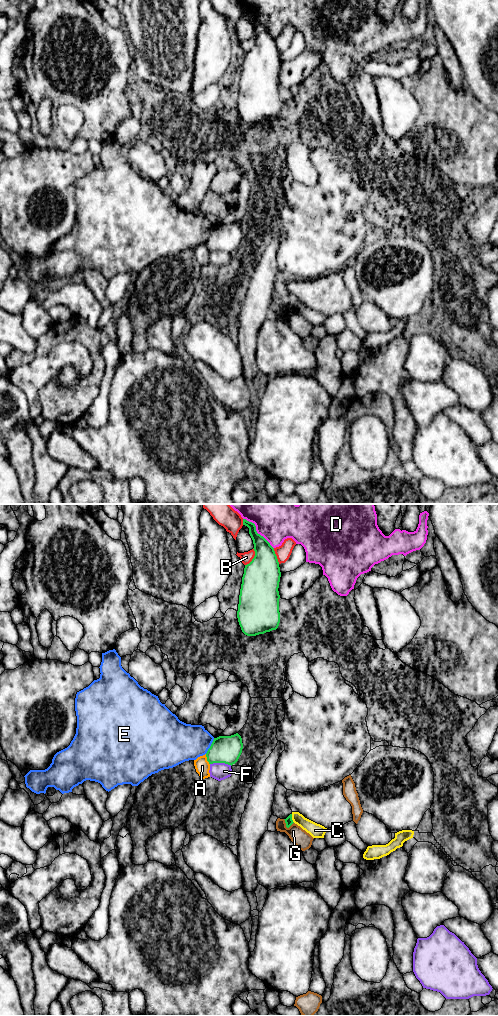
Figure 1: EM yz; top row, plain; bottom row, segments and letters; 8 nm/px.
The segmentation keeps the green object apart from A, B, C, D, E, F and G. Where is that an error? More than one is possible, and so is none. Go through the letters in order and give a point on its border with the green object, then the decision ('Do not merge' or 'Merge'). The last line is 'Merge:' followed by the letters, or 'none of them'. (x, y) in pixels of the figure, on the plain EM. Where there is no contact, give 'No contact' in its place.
A: Touches green at yz (207, 247). Do not merge
B: Touches green at yz (254, 45). Do not merge
C: Touches green at yz (291, 306). Do not merge
D: Touches green at yz (256, 19). Do not merge
E: Touches green at yz (210, 234). Do not merge
F: Touches green at yz (221, 250). Do not merge
G: Touches green at yz (286, 314). Do not merge
Merge: none of them

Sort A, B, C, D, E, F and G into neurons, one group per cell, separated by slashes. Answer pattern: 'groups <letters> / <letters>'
groups A / B / C / D / E / F / G

